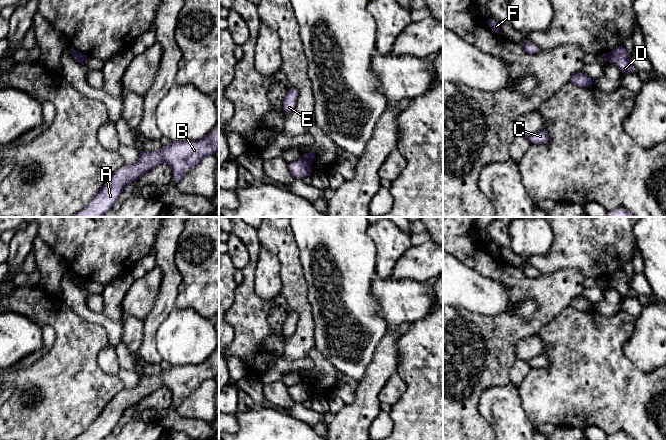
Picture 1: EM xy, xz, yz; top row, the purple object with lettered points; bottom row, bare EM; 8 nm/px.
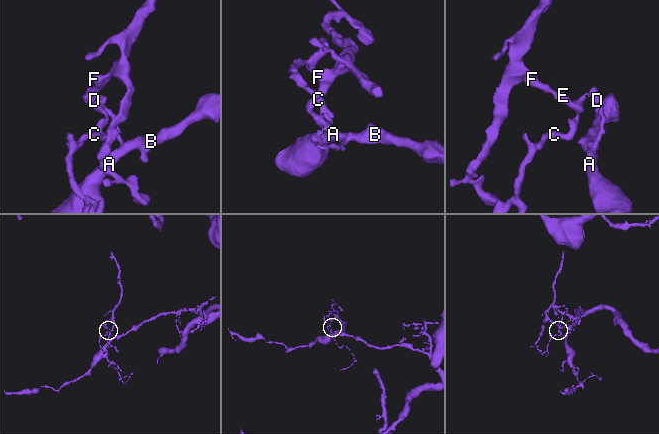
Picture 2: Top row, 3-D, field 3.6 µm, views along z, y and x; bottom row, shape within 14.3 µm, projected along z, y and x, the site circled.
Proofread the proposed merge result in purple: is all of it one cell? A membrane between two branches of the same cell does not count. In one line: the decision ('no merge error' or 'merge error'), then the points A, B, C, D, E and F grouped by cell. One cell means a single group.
merge error; groups A B D / C E F

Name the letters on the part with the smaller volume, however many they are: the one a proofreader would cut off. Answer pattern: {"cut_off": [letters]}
{"cut_off": ["C", "E", "F"]}

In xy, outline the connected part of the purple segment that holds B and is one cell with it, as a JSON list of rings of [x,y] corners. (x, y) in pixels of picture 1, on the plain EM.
[[[219,349],[198,365],[172,365],[154,376],[140,375],[138,385],[116,394],[94,422],[73,440],[103,440],[117,426],[123,413],[134,407],[147,395],[161,387],[170,389],[174,409],[192,394],[203,381],[214,379],[219,374]]]

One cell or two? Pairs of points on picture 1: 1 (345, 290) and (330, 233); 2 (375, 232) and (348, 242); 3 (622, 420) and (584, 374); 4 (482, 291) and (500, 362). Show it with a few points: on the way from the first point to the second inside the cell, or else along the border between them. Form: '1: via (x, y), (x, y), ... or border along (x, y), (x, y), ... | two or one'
1: via (342, 276), (339, 269), (339, 259), (334, 247) | one
2: border along (367, 227), (367, 235), (373, 242), (376, 257) | two
3: via (619, 409), (595, 385) | one
4: border along (466, 308), (488, 316), (511, 312) | two

